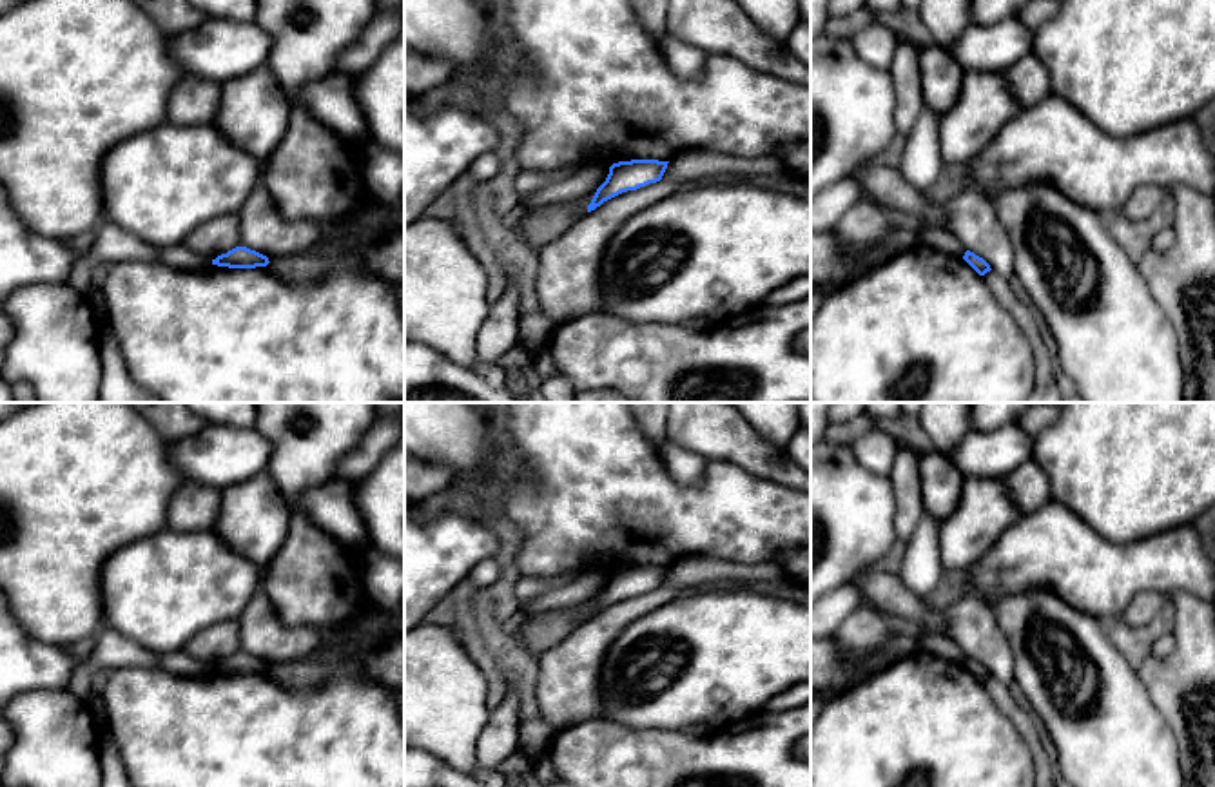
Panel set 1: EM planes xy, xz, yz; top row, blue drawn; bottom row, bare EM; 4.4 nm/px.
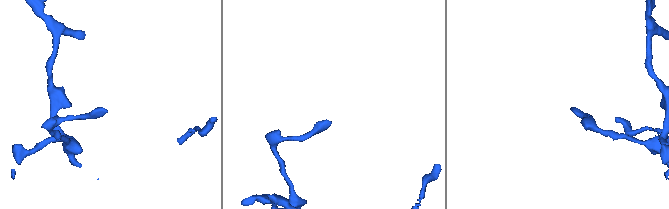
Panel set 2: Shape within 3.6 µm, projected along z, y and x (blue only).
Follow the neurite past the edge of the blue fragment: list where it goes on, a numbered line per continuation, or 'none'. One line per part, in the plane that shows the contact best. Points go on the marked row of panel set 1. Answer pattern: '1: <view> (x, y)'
none

